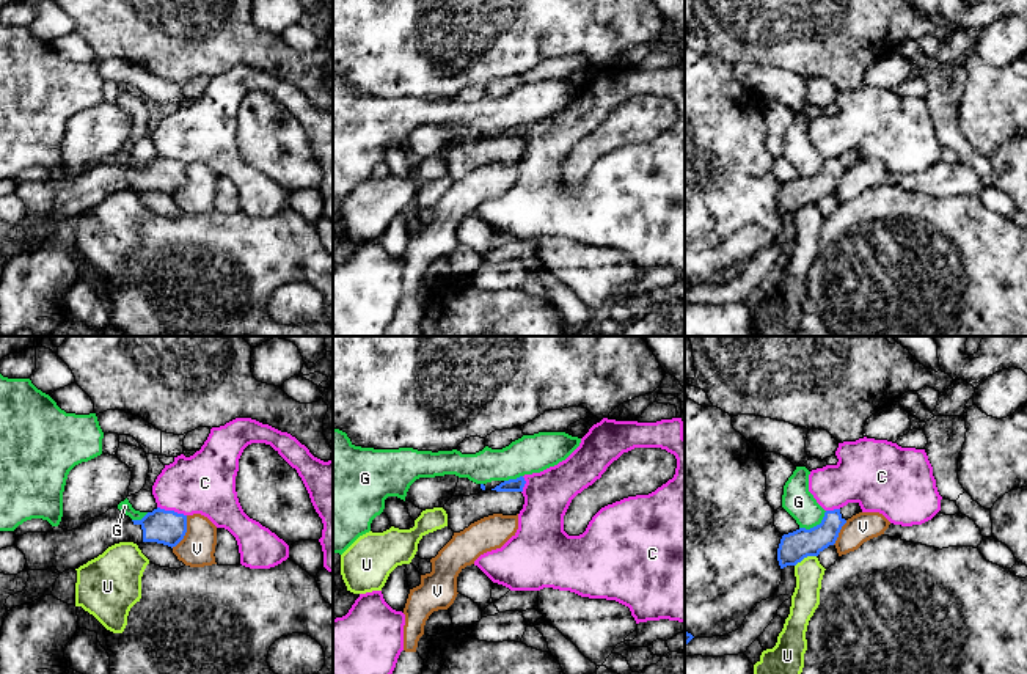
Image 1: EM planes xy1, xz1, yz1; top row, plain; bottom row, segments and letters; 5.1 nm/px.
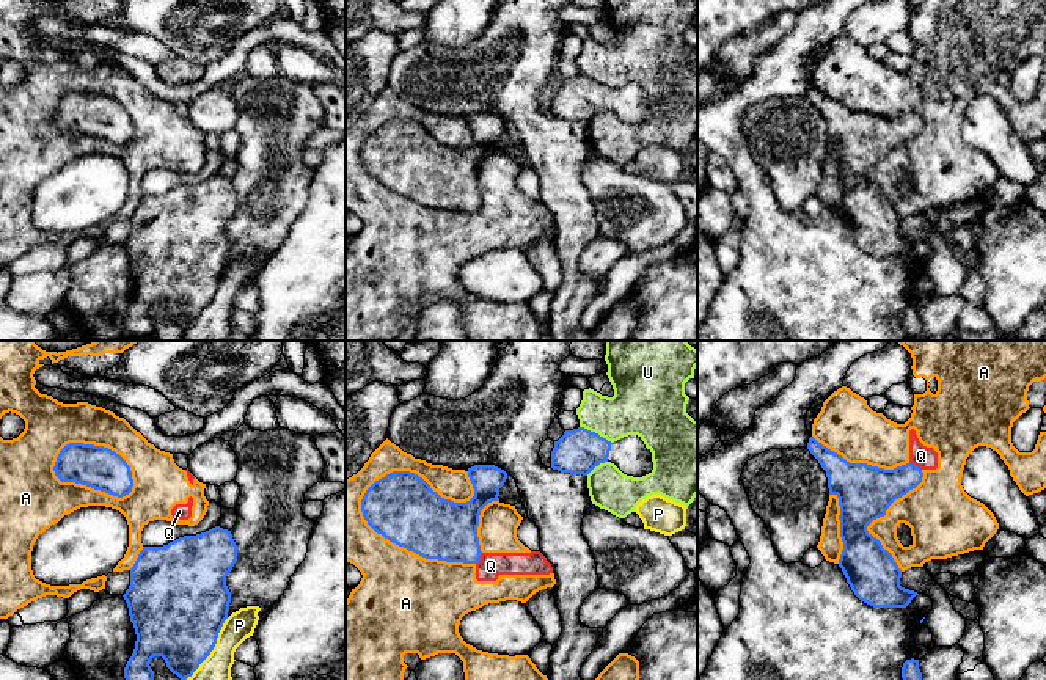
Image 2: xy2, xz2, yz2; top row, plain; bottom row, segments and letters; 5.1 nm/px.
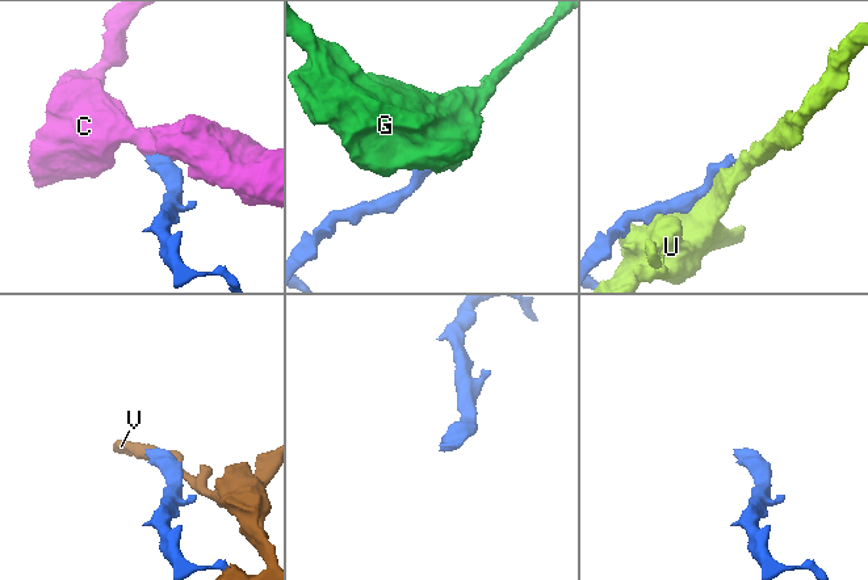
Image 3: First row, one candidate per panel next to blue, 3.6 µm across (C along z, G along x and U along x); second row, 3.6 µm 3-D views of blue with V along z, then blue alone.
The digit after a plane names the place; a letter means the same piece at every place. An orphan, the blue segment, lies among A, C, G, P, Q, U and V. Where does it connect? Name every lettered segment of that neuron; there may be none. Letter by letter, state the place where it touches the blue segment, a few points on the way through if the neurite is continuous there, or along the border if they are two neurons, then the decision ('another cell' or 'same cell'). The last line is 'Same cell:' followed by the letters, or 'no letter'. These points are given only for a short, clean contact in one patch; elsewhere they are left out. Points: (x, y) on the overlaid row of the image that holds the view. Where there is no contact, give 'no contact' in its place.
A: xz2 (405, 547) | another cell
C: xy1 (171, 511) | along xy1 (157, 506), (186, 516) | another cell
G: yz1 (817, 525) | along yz1 (826, 511), (818, 523), (800, 528) | another cell
P: xy2 (212, 649) | another cell
Q: yz2 (914, 465) | along yz2 (910, 462), (921, 470) | another cell
U: xz2 (594, 432) | another cell
V: xy1 (186, 531) | another cell
Same cell: no letter

